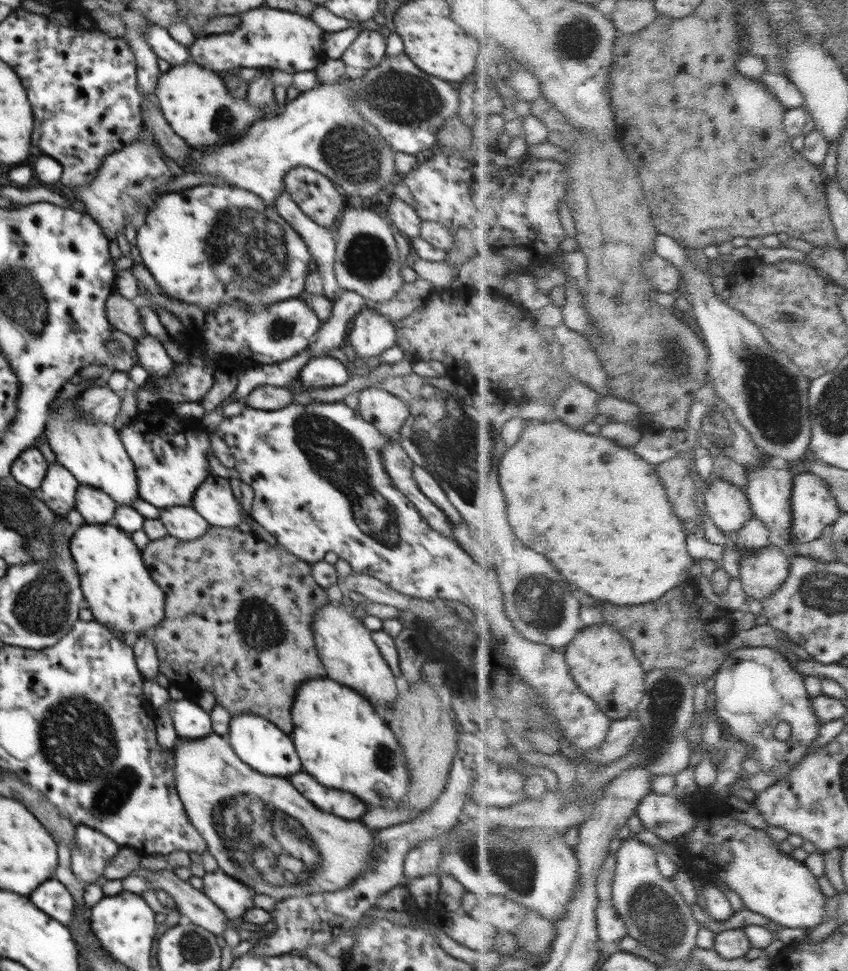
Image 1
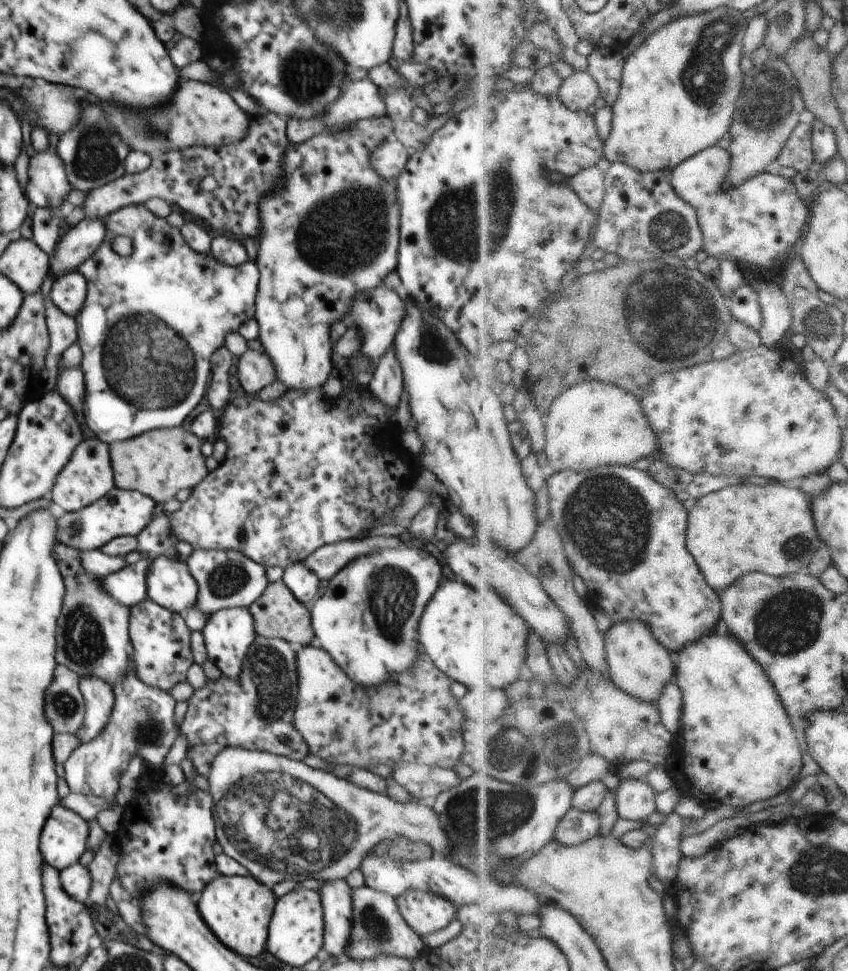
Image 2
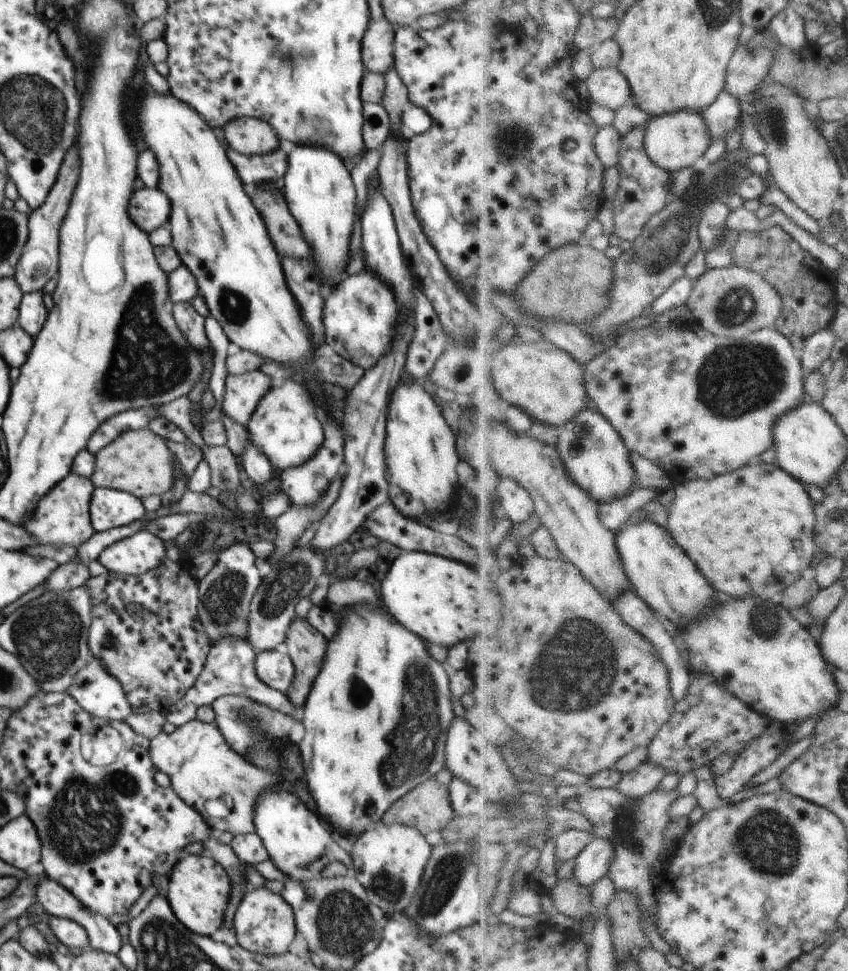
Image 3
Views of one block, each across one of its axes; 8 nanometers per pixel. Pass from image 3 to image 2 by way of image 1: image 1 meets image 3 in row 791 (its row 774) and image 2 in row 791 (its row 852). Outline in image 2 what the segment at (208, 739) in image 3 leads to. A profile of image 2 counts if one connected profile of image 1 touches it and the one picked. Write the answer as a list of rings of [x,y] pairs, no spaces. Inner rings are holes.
[[[226,746],[212,758],[206,779],[209,794],[215,801],[212,806],[215,836],[223,853],[244,866],[249,875],[268,890],[284,880],[296,883],[310,878],[317,881],[345,880],[350,872],[360,869],[360,862],[371,850],[386,841],[424,842],[433,852],[440,852],[446,858],[454,852],[440,816],[432,810],[430,803],[414,801],[402,804],[385,794],[358,787],[329,771],[314,770],[303,761],[262,750]]]

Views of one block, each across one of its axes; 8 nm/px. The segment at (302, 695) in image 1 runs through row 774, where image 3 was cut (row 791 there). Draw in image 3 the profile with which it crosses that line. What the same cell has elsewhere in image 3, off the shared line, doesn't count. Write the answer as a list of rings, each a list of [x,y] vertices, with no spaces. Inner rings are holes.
[[[356,604],[352,608],[346,606],[340,610],[345,611],[341,616],[341,620],[338,618],[334,638],[327,641],[327,649],[320,672],[314,679],[303,706],[304,714],[302,714],[301,722],[304,725],[305,734],[297,746],[305,770],[304,782],[310,789],[311,797],[314,804],[316,804],[316,814],[324,818],[323,822],[330,828],[331,832],[337,831],[344,837],[352,835],[358,837],[368,823],[381,820],[382,815],[393,802],[396,802],[407,792],[426,782],[429,778],[439,776],[445,770],[447,732],[461,707],[453,707],[452,705],[451,697],[453,694],[449,689],[449,669],[428,652],[423,639],[410,632],[403,624],[400,624],[386,608],[381,609],[380,607],[368,606],[368,604]]]

